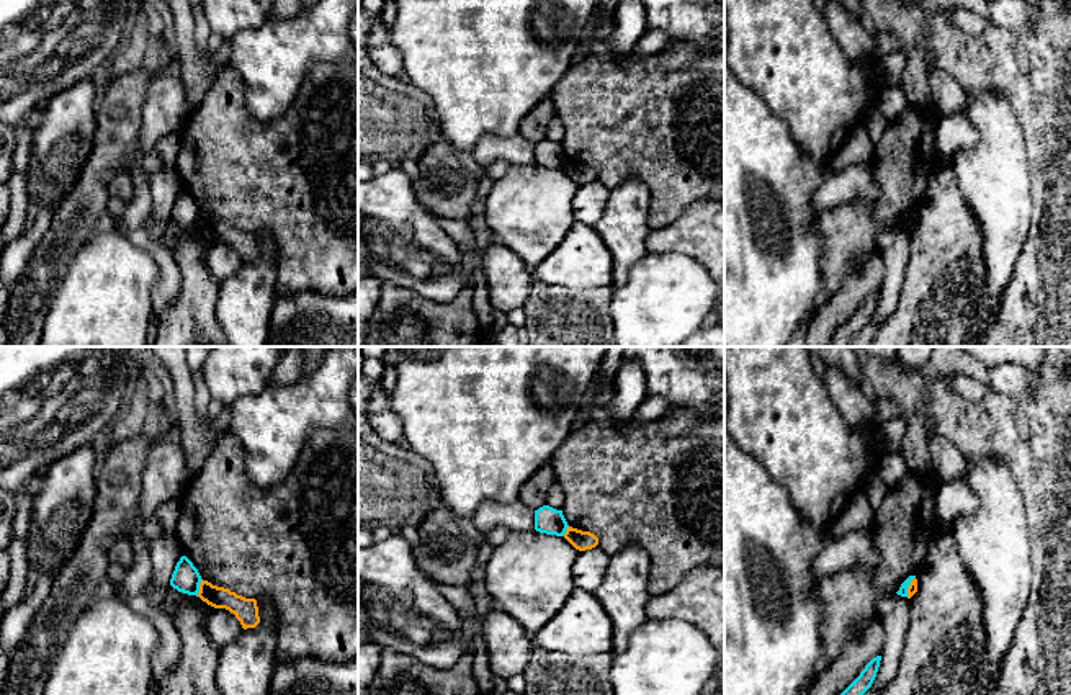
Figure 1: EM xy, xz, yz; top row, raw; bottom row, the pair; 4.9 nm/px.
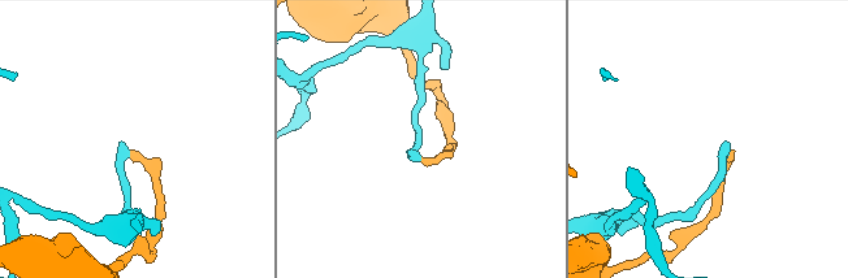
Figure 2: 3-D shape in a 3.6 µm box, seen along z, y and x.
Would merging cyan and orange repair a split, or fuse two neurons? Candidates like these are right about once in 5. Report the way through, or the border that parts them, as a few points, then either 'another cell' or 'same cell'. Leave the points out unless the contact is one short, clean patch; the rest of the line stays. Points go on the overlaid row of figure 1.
along xy (201, 579), (197, 596) | another cell

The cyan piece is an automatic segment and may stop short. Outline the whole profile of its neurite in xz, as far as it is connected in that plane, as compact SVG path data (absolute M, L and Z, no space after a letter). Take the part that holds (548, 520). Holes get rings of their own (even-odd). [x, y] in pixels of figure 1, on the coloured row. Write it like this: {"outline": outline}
{"outline": "M543 505L535 510L535 530L546 535L564 536L567 522L562 510L556 510L549 505Z"}

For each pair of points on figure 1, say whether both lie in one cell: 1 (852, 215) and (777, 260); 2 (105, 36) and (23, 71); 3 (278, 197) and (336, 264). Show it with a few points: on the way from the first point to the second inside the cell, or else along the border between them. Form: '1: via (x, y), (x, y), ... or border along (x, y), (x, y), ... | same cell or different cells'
1: border along (818, 213), (816, 229), (821, 237), (821, 273) | different cells
2: via (85, 36), (58, 36), (43, 51) | same cell
3: via (295, 213), (329, 247) | same cell

